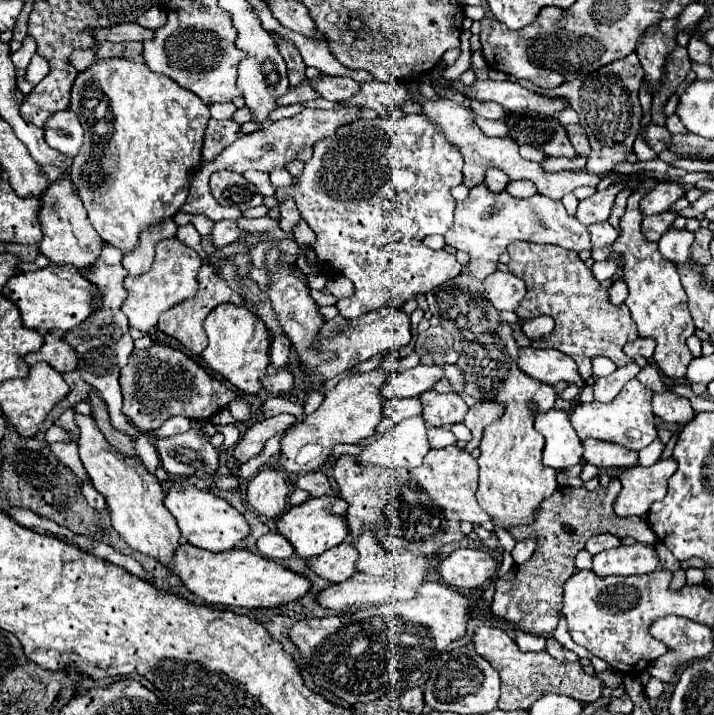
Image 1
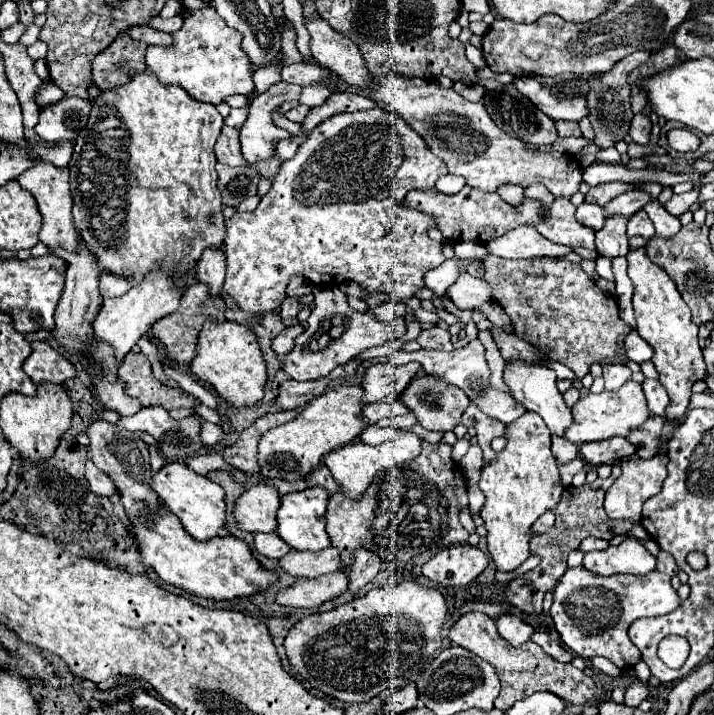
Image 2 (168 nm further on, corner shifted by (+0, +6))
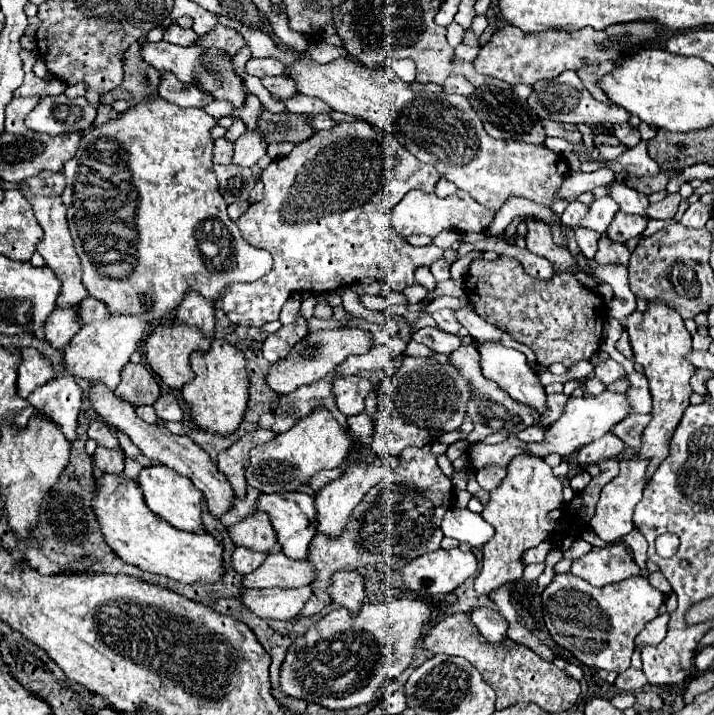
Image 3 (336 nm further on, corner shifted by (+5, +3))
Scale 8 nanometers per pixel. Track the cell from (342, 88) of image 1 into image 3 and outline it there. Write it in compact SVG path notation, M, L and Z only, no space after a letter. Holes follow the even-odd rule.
M251 58L247 62L247 72L251 76L263 78L263 76L283 76L285 74L285 64L281 64L275 58Z

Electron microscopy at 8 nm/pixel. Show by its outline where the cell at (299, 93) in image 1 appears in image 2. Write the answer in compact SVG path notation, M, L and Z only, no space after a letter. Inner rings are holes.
M278 81L268 91L258 95L252 105L248 119L240 127L242 155L248 163L258 163L274 155L276 145L282 139L288 139L290 133L273 123L270 111L284 101L296 101L300 97L300 87L292 83Z

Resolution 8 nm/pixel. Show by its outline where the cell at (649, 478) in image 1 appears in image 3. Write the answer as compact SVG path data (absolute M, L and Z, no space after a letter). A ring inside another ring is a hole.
M631 458L631 460L621 460L619 462L619 474L603 486L601 490L601 498L597 502L597 510L595 516L591 518L591 528L595 530L595 534L599 538L603 538L605 542L613 544L617 540L621 540L625 534L629 534L633 530L633 508L635 504L641 500L643 490L645 490L645 472L647 472L647 462L643 462L641 458Z

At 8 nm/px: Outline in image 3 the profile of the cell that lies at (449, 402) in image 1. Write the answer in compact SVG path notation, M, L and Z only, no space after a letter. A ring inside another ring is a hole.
M405 356L403 366L393 376L387 376L379 386L379 392L377 392L379 414L373 420L375 422L375 432L373 432L371 450L377 456L399 456L401 450L411 446L411 444L423 446L423 444L433 442L437 436L441 436L445 432L457 430L465 420L465 408L467 408L469 396L471 394L469 394L467 380L463 380L457 374L457 370L453 366L449 366L449 362L443 360L443 356L435 356L435 358Z

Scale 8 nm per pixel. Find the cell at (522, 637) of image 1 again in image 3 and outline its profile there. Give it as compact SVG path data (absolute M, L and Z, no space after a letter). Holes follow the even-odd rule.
M475 608L471 612L471 622L479 628L485 640L505 640L507 638L507 620L493 608Z

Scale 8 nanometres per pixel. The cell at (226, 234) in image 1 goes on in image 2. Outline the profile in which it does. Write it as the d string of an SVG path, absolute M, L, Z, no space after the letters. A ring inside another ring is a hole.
M208 249L200 257L196 265L196 279L204 285L208 285L212 297L220 297L222 285L224 285L224 275L226 275L226 255L224 251L214 251Z

